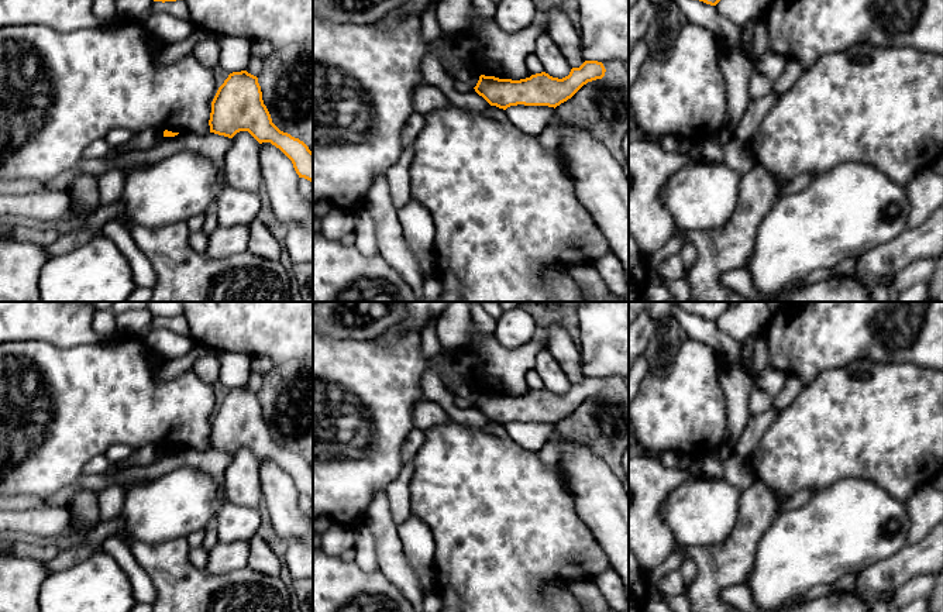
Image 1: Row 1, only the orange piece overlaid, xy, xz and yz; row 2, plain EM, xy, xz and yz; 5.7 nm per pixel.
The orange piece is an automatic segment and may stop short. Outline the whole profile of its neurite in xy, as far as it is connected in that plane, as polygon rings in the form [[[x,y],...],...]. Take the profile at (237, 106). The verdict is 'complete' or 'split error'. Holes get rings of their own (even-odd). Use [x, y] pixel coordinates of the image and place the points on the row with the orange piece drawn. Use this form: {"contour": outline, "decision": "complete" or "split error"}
{"contour": [[[247,71],[230,73],[218,87],[211,102],[209,126],[210,133],[228,138],[248,131],[259,144],[271,142],[292,161],[299,178],[313,183],[313,152],[303,141],[272,123],[258,78]]], "decision": "complete"}

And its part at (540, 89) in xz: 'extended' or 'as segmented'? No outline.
as segmented

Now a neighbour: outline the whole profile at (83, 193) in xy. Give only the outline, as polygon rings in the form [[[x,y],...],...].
[[[92,173],[78,176],[68,189],[70,210],[80,209],[83,214],[94,212],[100,206],[99,178]]]

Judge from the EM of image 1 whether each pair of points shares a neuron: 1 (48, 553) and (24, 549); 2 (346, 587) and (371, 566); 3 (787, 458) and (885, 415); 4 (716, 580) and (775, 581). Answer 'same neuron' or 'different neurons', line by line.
1: same neuron
2: different neurons
3: same neuron
4: different neurons

